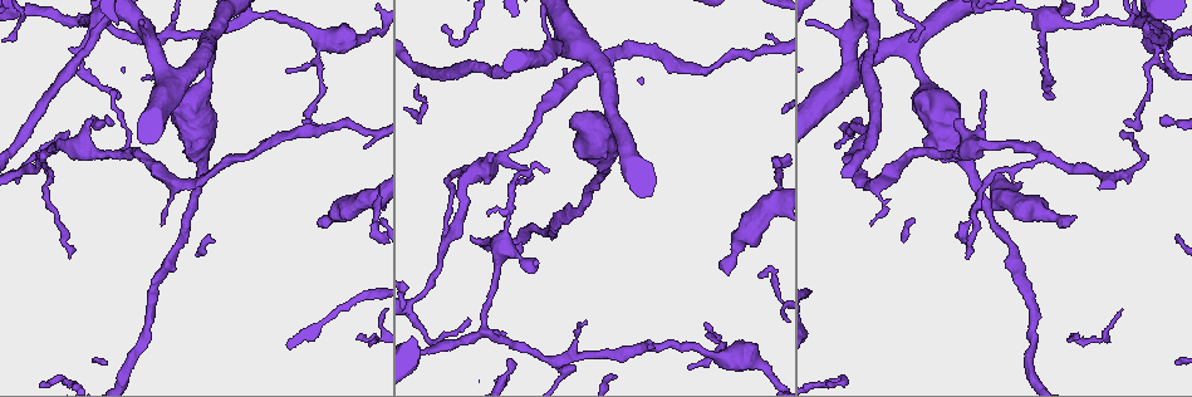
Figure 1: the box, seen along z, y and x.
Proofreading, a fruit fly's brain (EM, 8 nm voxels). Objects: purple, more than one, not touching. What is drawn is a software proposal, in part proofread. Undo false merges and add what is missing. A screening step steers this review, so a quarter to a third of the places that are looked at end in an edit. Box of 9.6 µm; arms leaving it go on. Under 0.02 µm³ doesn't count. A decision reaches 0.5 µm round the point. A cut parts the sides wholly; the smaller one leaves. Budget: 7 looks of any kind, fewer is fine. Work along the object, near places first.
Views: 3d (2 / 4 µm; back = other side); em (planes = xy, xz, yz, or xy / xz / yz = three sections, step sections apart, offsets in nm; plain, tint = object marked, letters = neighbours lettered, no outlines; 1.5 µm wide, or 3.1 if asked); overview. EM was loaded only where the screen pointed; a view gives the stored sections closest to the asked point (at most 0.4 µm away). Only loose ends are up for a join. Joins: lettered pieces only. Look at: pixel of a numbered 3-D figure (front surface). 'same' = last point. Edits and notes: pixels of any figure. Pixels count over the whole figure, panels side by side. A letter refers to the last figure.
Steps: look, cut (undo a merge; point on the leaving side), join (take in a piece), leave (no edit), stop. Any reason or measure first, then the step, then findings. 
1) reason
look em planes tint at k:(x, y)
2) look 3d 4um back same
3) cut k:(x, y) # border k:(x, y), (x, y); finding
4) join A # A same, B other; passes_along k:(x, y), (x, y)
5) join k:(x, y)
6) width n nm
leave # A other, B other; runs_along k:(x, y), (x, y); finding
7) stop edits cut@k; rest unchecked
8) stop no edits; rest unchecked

look em planes plain at 1:(482, 330)

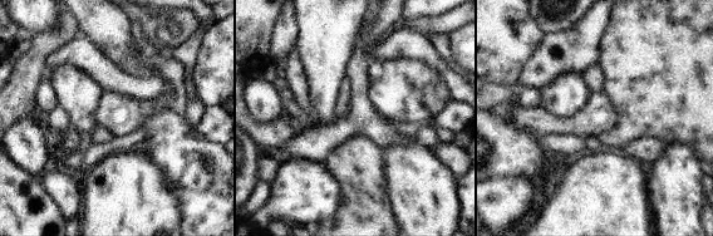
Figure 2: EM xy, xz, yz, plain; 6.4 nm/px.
look em planes letters same

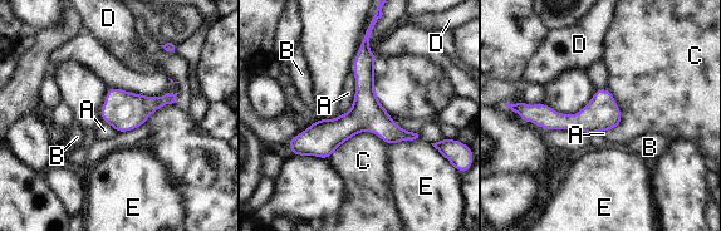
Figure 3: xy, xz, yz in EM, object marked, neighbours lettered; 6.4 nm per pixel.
longest_contact C 400 nm
leave # A other, B other, C other, D other, E other; border 3:(353, 72), (353, 104), (341, 114); one neuron here

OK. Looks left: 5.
an open end
look 3d 4um at 1:(836, 148)

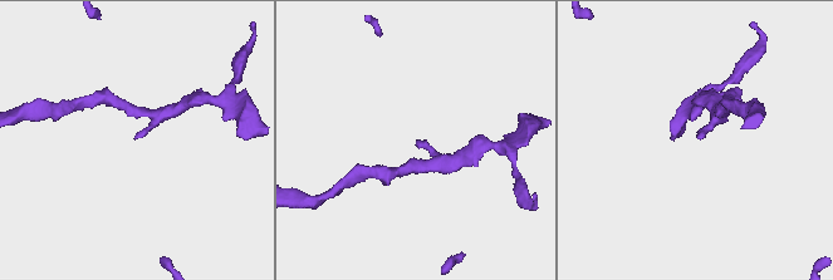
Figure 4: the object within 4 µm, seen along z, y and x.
look em planes letters at 4:(134, 137)

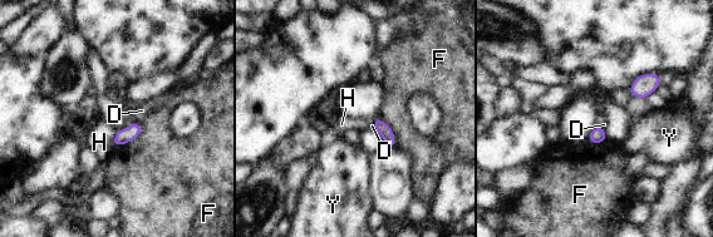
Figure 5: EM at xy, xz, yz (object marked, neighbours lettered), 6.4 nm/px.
leave # D other, F other, H other, Y other; border 5:(117, 132), (112, 147); no lettered piece goes on from it

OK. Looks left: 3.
thin end
look em xz step 4 letters at 1:(68, 258)

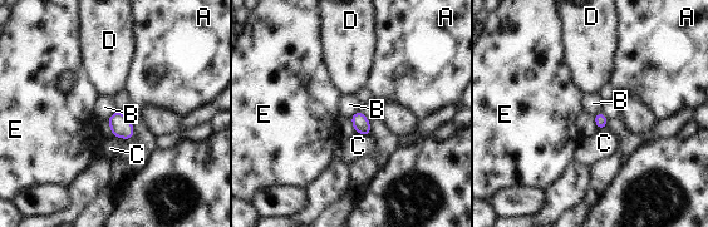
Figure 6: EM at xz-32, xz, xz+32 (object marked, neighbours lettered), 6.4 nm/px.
another direction
look em planes letters same

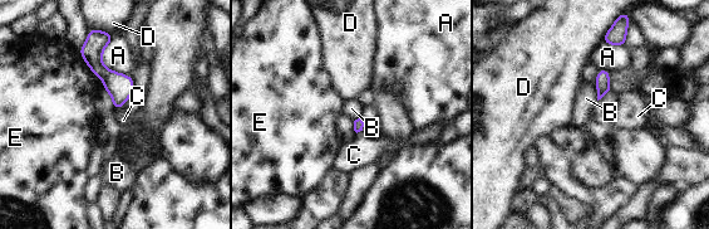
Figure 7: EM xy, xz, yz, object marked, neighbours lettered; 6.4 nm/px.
leave # A other, B other, C other, D other, E other; border 7:(594, 84), (597, 100); none of them fits

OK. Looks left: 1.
stop no edits; rest unchecked

